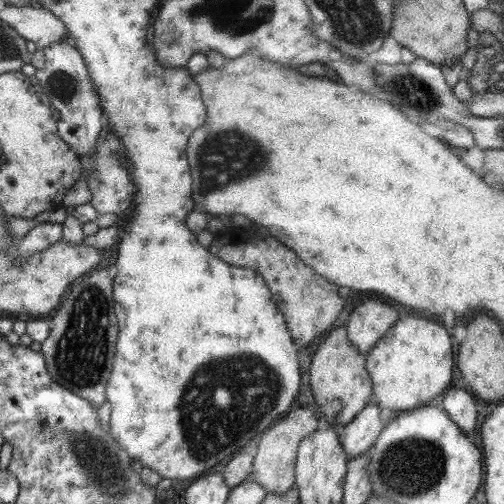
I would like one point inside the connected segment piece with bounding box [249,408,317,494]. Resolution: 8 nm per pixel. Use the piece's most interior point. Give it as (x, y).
(274, 462)

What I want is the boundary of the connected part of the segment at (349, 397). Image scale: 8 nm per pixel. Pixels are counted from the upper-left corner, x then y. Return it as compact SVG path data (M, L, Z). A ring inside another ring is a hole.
M343 326L329 332L329 336L324 335L315 352L317 354L313 354L309 377L311 392L319 407L317 410L324 416L325 425L341 428L363 410L371 396L371 380L366 372L365 358L355 348Z

